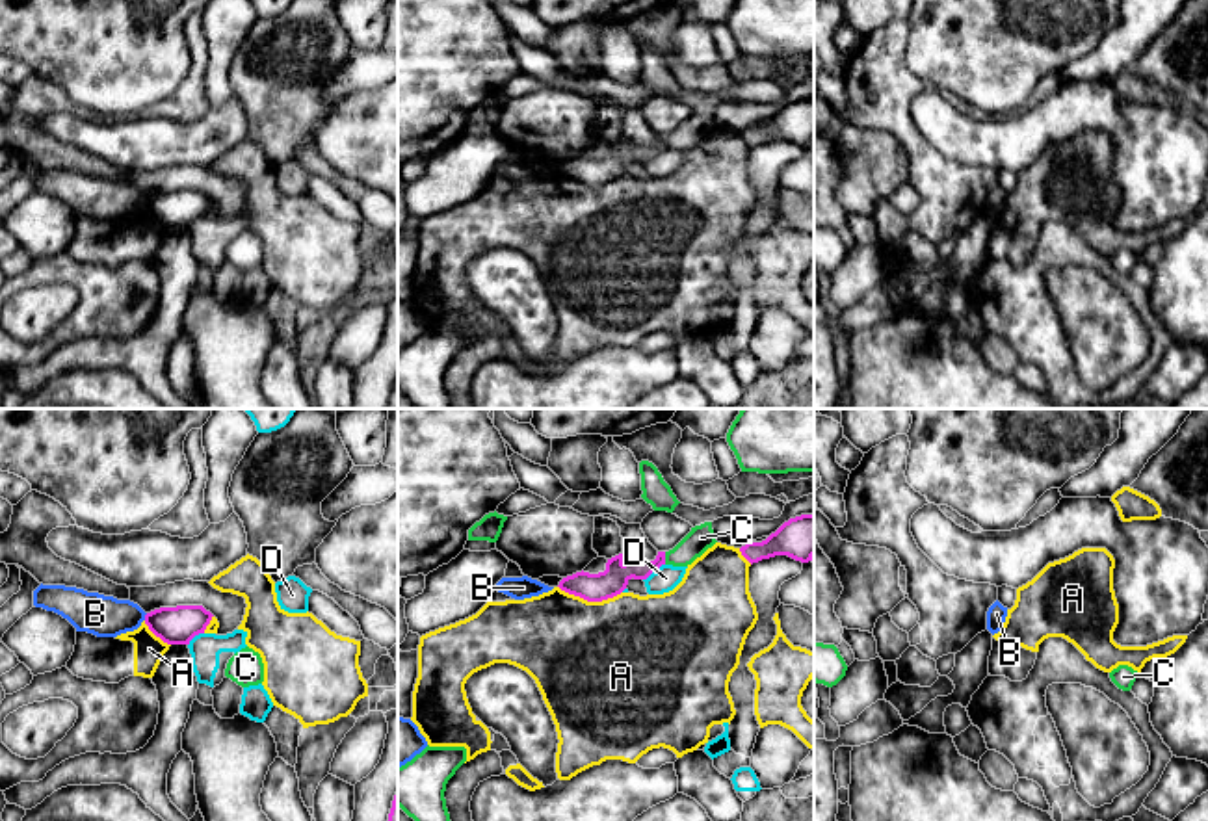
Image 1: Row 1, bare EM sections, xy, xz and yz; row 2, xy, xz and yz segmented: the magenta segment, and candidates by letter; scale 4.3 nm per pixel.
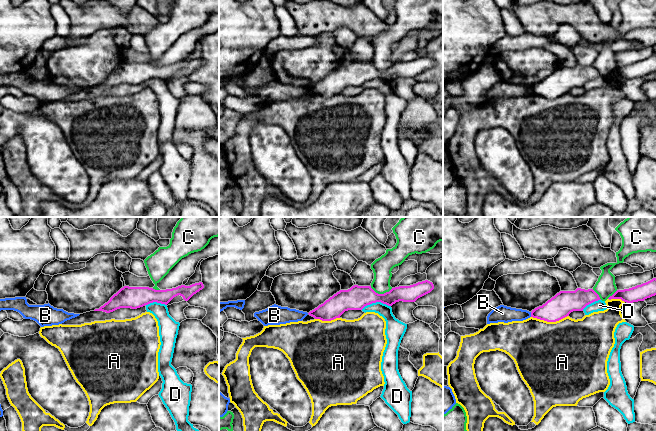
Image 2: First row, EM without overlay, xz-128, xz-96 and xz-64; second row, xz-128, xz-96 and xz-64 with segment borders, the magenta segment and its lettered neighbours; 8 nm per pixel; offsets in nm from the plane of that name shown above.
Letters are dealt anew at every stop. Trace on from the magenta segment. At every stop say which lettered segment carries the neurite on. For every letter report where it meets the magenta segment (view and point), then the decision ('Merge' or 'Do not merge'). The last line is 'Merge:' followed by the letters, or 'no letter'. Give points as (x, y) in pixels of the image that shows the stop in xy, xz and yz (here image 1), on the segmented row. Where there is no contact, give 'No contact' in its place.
A: Touches magenta at xz (590, 600). Do not merge
B: Touches magenta at xy (145, 617). Do not merge
C: Touches magenta at xz (664, 558). Do not merge
D: Touches magenta at xz (653, 571). Do not merge
Merge: no letter

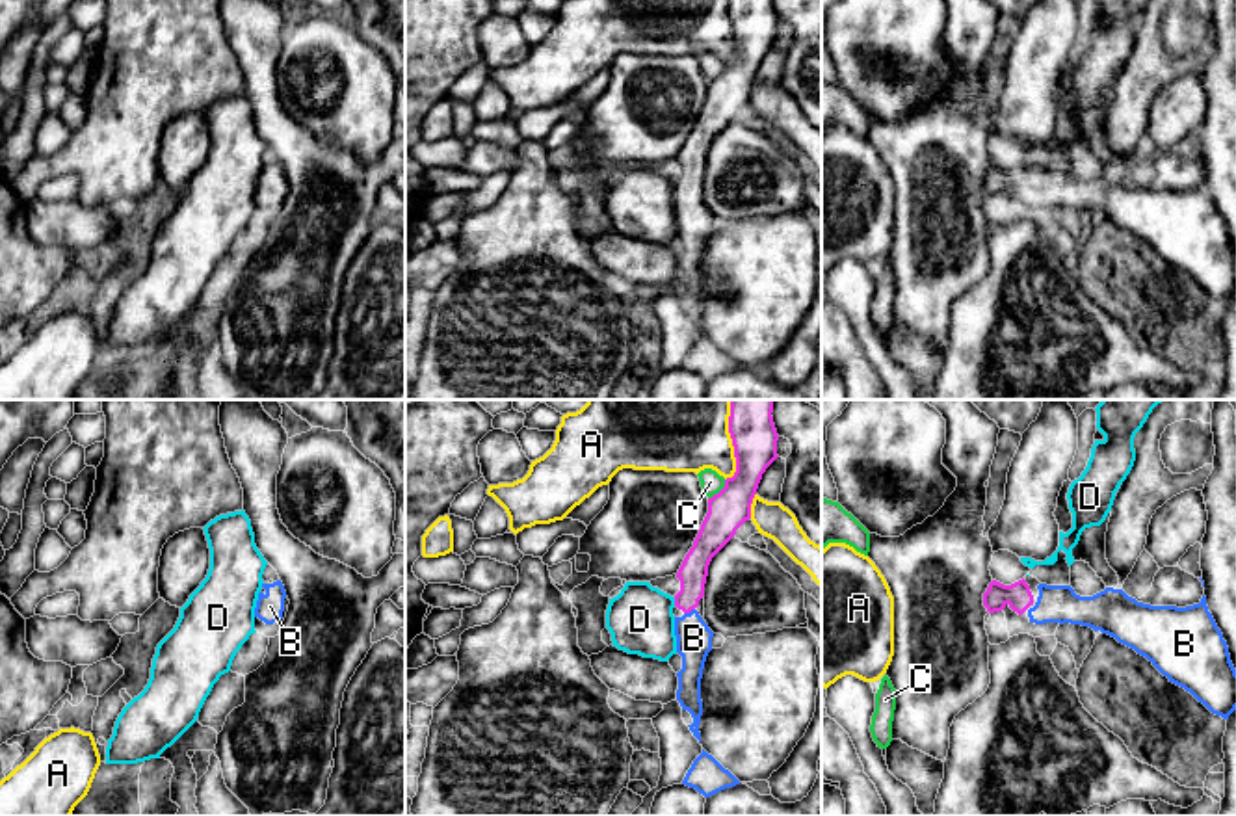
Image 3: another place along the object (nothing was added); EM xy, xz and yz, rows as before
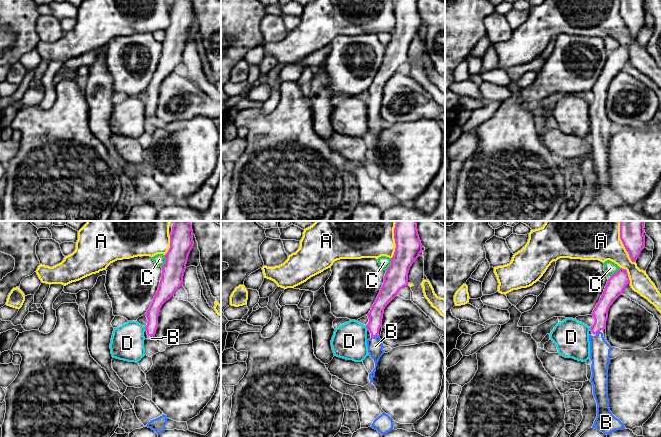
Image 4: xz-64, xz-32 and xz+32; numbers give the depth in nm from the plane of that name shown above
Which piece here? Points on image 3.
A: Touches magenta at xz (733, 441). Do not merge
B: Touches magenta at xz (688, 612). Merge
C: Touches magenta at xz (720, 491). Do not merge
D: Touches magenta at xz (675, 601). Do not merge
Merge: B

